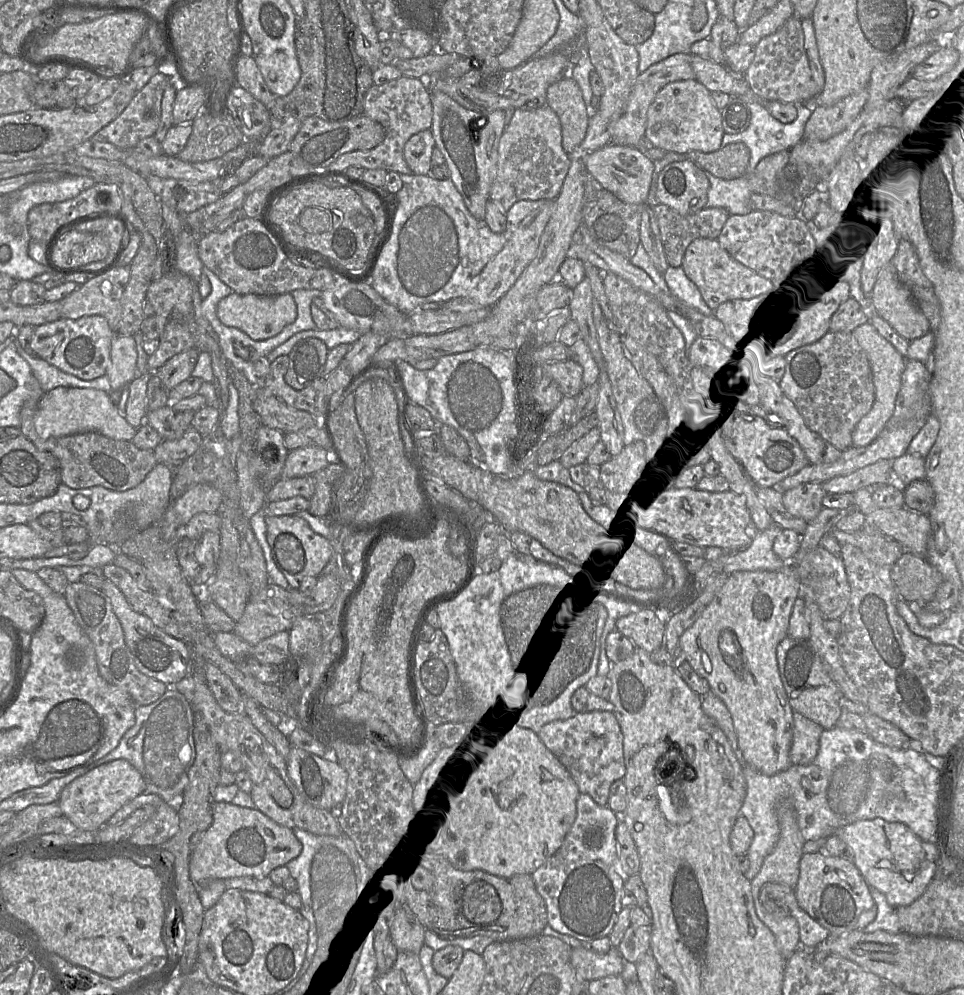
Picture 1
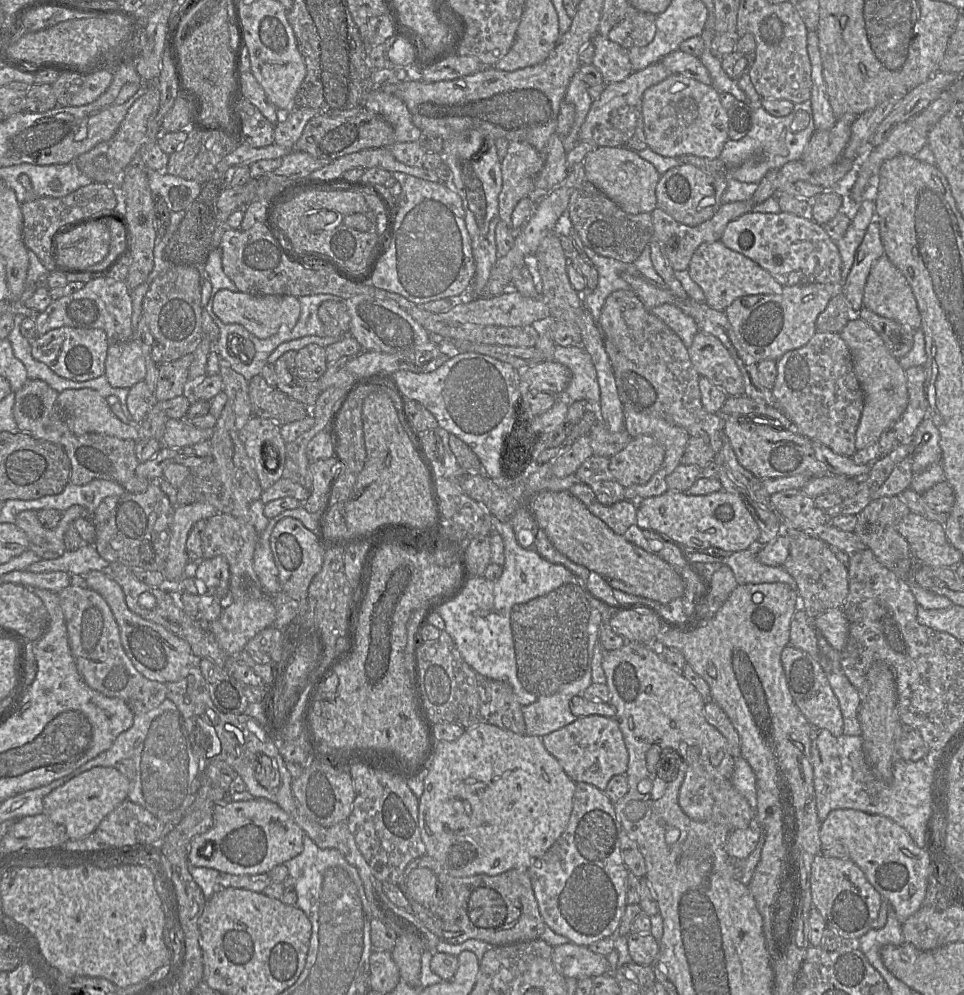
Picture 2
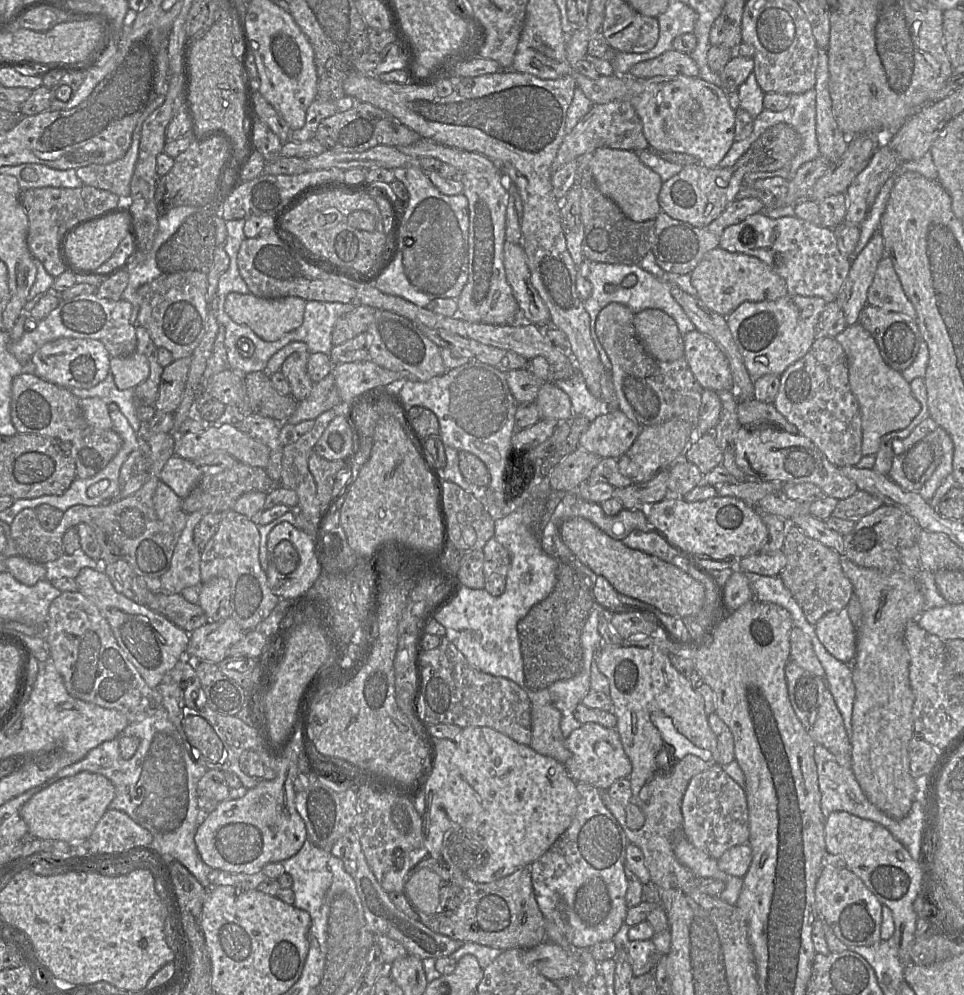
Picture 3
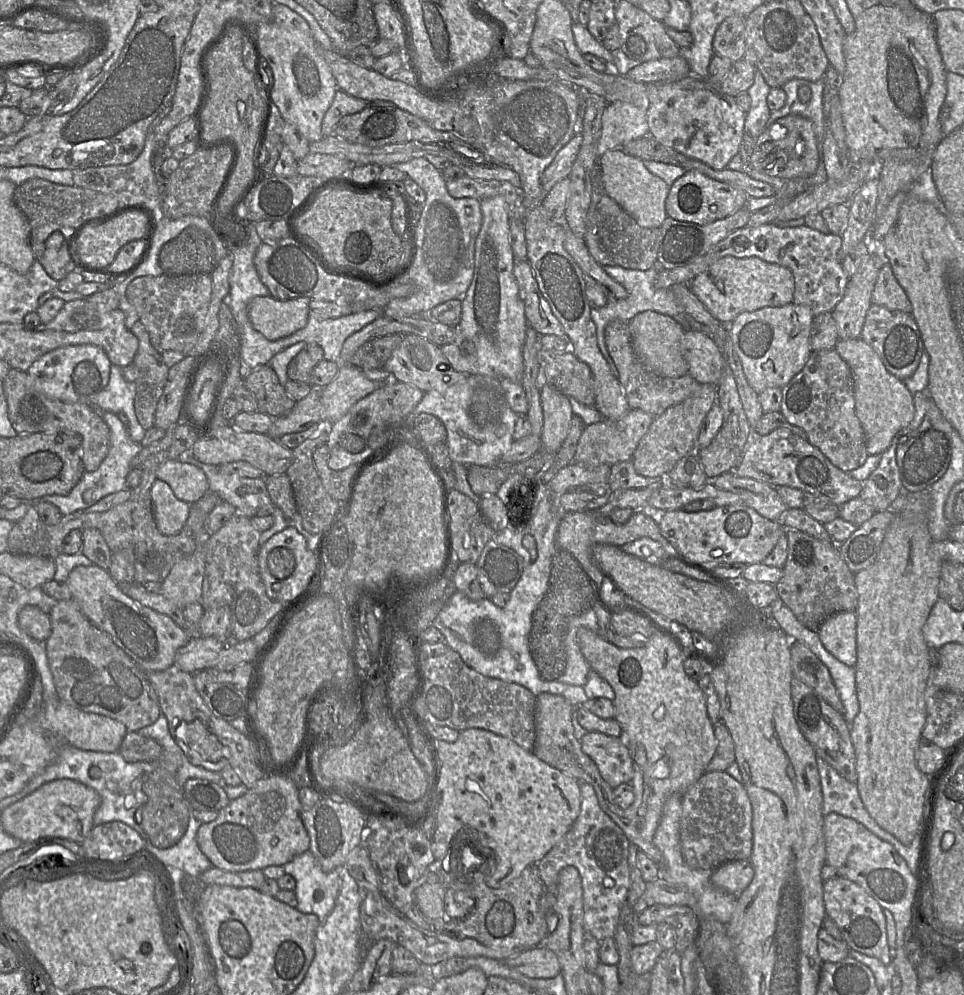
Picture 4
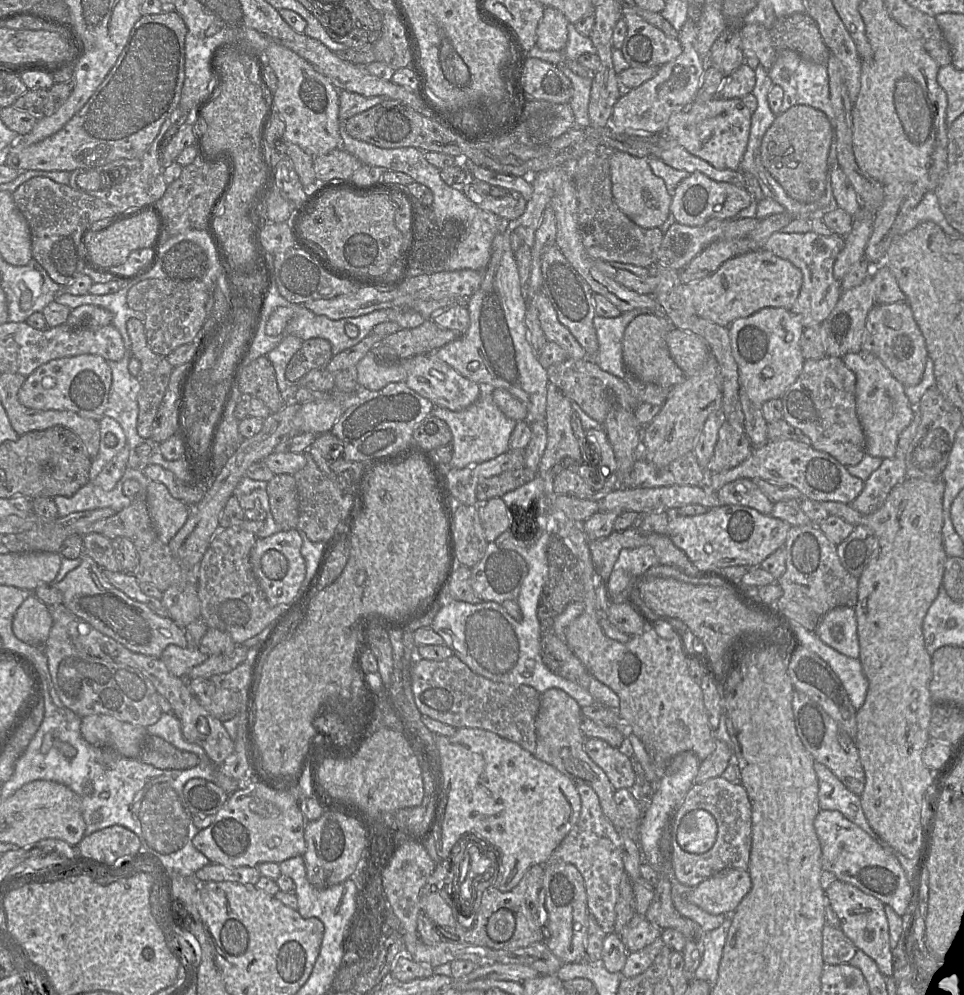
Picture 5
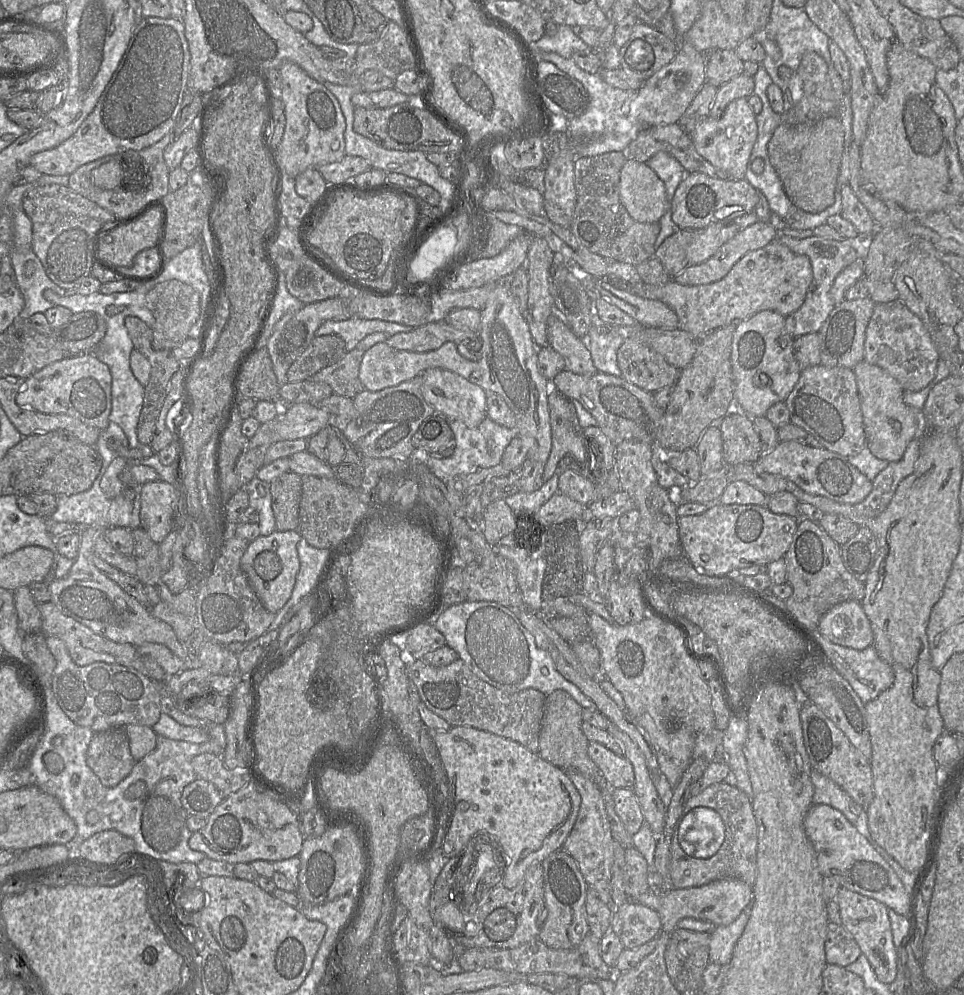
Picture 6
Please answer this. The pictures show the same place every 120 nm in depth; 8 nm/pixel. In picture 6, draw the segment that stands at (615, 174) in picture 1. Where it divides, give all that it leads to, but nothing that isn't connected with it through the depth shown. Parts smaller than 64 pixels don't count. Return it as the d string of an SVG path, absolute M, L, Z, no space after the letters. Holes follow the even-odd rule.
M631 158L620 171L619 198L629 215L641 223L659 222L671 209L664 182L645 162Z

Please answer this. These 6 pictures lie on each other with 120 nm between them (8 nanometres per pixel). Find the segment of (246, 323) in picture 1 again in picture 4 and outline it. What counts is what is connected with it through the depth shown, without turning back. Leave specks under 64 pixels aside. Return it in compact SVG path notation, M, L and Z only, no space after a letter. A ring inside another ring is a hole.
M271 296L253 298L248 316L253 328L266 339L275 341L303 328L308 320L310 298L279 300Z

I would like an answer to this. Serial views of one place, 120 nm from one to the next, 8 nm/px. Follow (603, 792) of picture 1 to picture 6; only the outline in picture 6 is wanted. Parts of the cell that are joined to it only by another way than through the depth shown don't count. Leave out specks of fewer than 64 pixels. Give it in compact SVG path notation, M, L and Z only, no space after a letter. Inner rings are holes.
M589 742L587 752L590 759L601 771L607 785L611 789L633 789L633 766L624 756L614 754L597 742Z

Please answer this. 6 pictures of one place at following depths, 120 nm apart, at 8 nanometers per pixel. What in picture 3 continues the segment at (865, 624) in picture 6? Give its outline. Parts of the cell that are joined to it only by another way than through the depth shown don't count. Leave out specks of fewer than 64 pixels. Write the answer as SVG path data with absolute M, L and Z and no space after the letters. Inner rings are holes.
M847 609L825 614L815 625L815 632L826 650L836 659L851 664L856 655L857 630Z

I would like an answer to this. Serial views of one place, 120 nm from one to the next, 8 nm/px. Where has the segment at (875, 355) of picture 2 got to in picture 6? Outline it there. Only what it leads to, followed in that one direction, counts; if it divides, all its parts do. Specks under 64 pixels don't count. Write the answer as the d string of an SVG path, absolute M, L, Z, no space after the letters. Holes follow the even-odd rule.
M863 360L855 365L852 371L856 377L866 447L880 460L899 461L910 441L919 437L923 431L919 411L904 403L903 388L882 368Z

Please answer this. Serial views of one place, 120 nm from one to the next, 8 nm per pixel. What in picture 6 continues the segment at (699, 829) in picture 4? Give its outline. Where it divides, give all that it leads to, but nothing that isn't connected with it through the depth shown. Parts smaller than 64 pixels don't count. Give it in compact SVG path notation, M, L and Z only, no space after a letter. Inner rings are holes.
M724 782L708 786L698 795L686 801L681 818L695 807L714 809L721 817L725 836L720 848L709 856L693 856L679 838L679 820L674 826L670 844L670 877L674 888L690 888L708 884L722 878L736 878L753 887L756 879L757 823L752 811L751 799L739 790Z

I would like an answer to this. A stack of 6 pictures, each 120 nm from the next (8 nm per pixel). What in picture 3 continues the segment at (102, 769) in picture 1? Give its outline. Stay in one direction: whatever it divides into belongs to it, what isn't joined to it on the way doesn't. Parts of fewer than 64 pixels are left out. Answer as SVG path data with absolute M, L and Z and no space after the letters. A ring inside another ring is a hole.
M82 771L33 795L20 808L20 816L28 826L28 837L82 841L90 837L114 797L115 787L108 778Z

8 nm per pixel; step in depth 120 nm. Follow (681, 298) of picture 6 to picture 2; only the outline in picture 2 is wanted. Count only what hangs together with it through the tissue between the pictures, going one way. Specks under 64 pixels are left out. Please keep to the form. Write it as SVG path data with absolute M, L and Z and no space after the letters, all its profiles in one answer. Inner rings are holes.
M720 240L701 244L694 252L687 270L703 290L706 303L717 311L724 311L740 297L780 294L784 288L768 271L743 254L729 249Z

